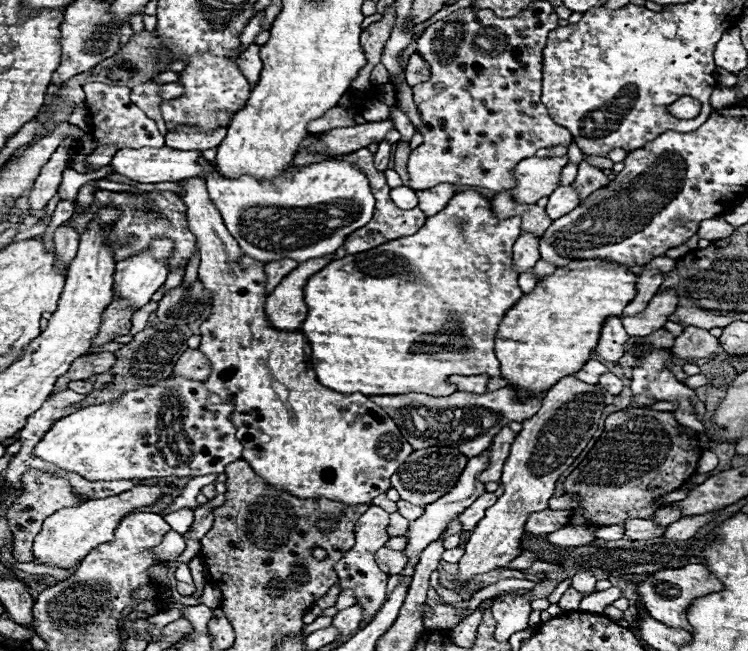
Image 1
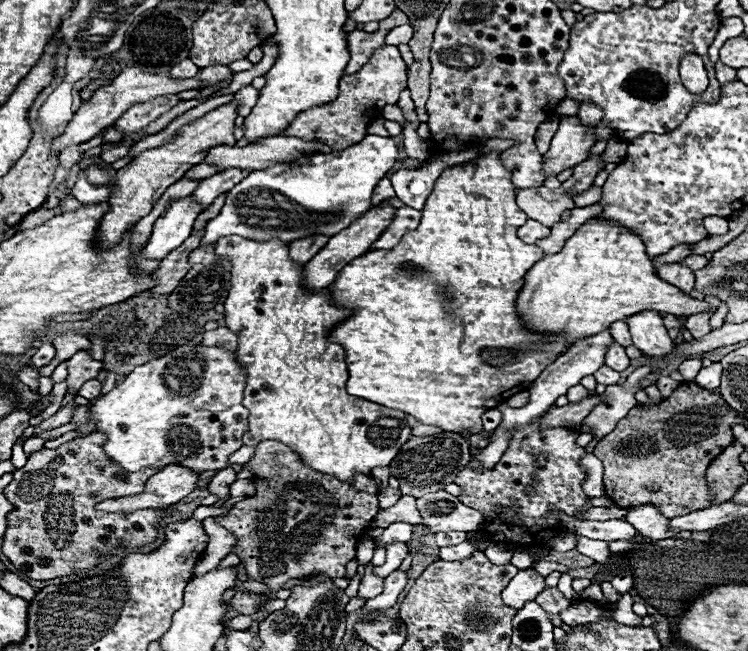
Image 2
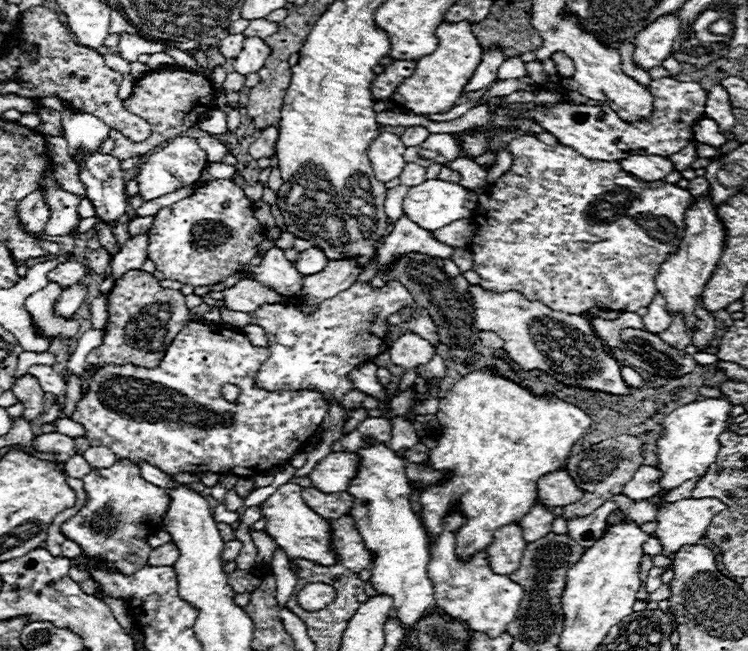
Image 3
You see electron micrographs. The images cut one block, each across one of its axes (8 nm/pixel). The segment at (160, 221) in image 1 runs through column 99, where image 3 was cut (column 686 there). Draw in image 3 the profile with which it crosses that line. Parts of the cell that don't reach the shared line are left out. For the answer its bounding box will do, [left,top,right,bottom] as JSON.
[468,134,690,314]

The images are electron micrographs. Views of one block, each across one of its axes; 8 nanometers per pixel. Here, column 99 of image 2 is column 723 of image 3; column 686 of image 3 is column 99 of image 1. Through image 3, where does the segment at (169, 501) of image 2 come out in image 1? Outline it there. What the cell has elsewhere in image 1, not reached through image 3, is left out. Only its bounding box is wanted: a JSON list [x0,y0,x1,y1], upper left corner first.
[34,486,162,568]

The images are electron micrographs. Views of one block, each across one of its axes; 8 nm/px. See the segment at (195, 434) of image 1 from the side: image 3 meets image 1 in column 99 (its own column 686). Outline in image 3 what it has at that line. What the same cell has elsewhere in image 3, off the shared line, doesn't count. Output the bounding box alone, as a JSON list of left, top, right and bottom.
[656,398,732,494]

